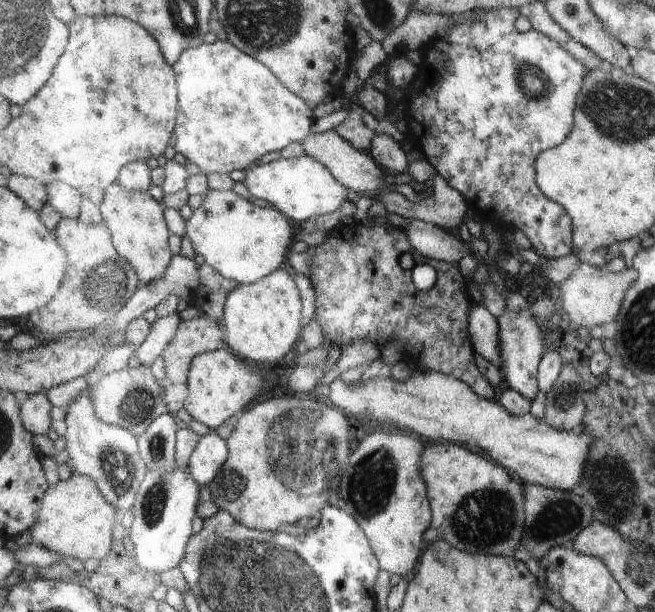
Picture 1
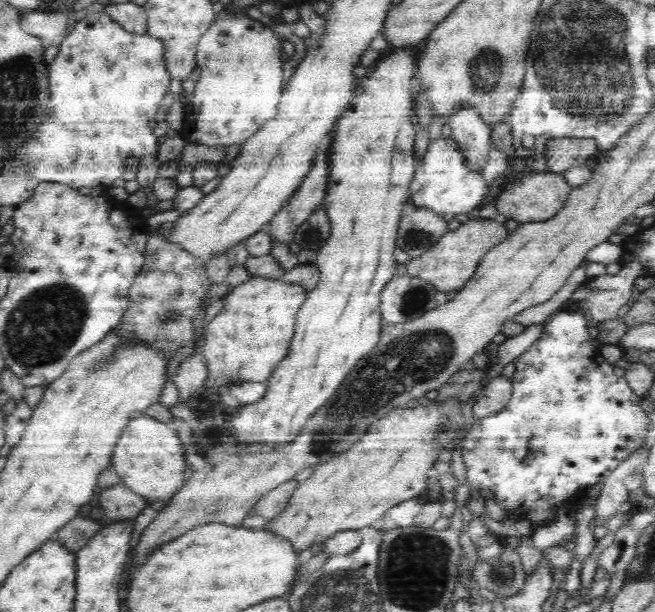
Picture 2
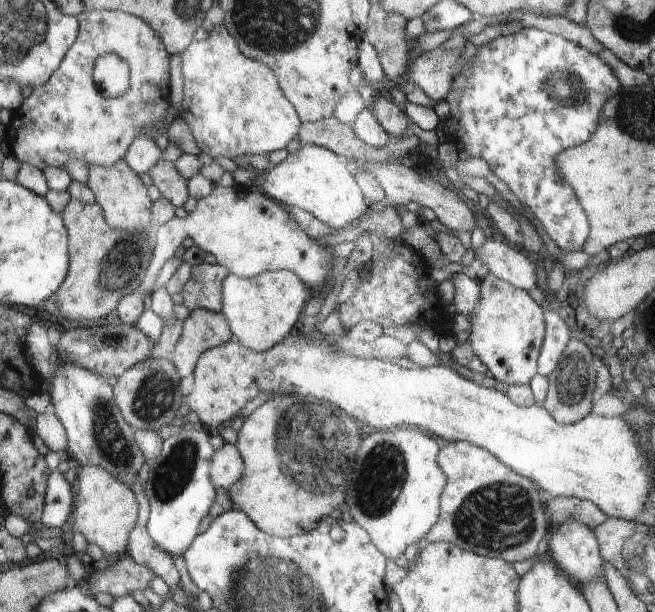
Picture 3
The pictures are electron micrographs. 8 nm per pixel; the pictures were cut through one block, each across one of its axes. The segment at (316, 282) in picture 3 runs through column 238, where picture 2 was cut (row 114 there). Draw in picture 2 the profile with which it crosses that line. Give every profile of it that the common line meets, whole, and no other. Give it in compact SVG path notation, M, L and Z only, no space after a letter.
M226 8L216 15L214 22L202 34L197 46L197 67L200 80L195 84L191 99L184 108L180 134L187 143L204 146L232 146L245 143L258 129L274 118L283 91L282 42L270 28L247 15L232 15Z

